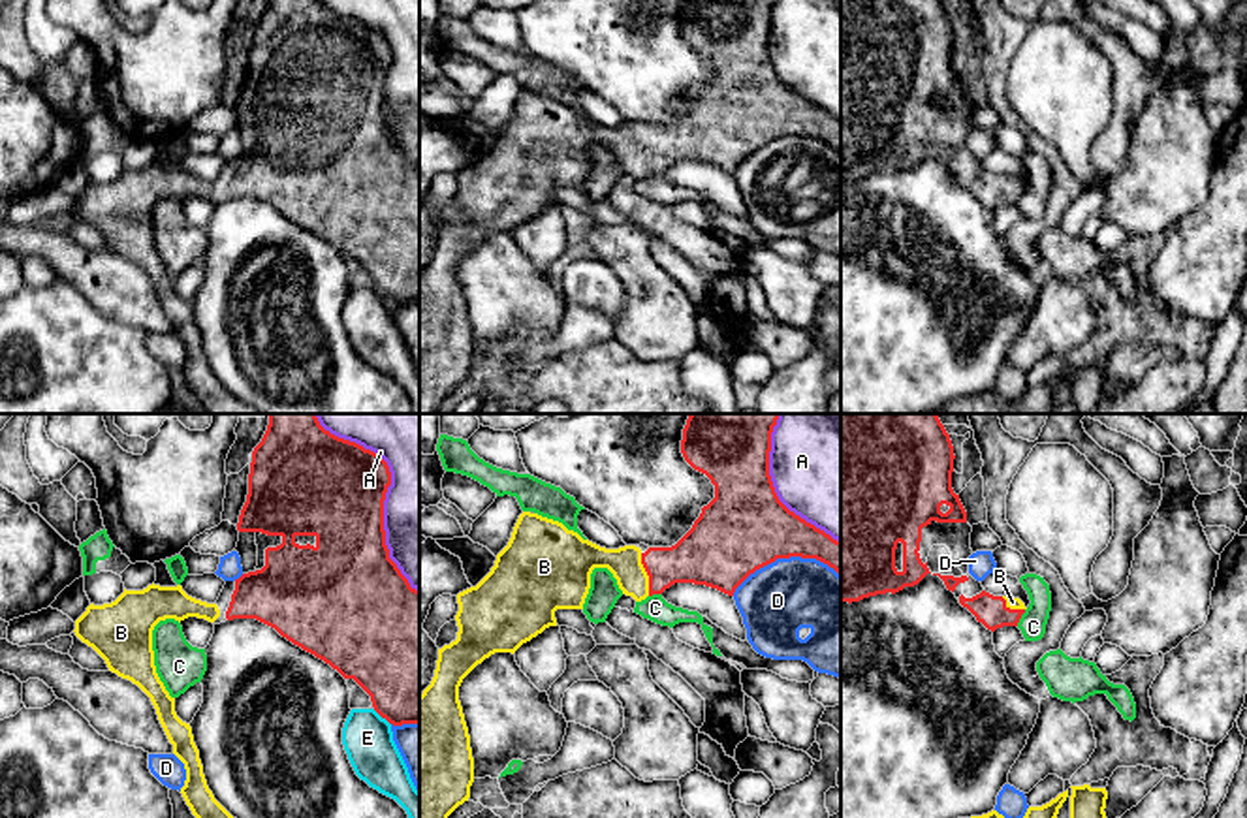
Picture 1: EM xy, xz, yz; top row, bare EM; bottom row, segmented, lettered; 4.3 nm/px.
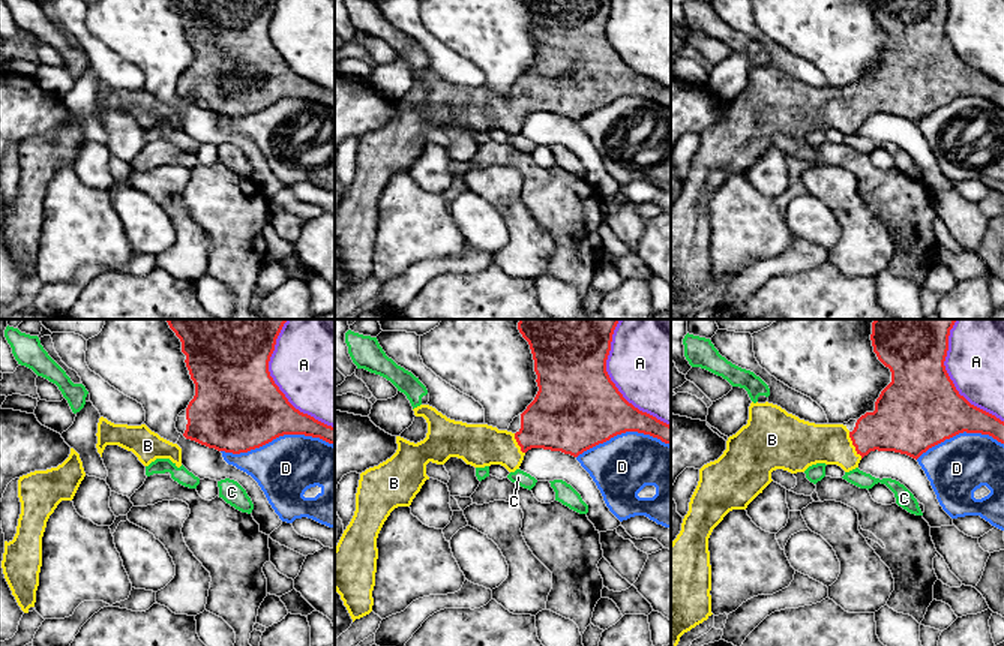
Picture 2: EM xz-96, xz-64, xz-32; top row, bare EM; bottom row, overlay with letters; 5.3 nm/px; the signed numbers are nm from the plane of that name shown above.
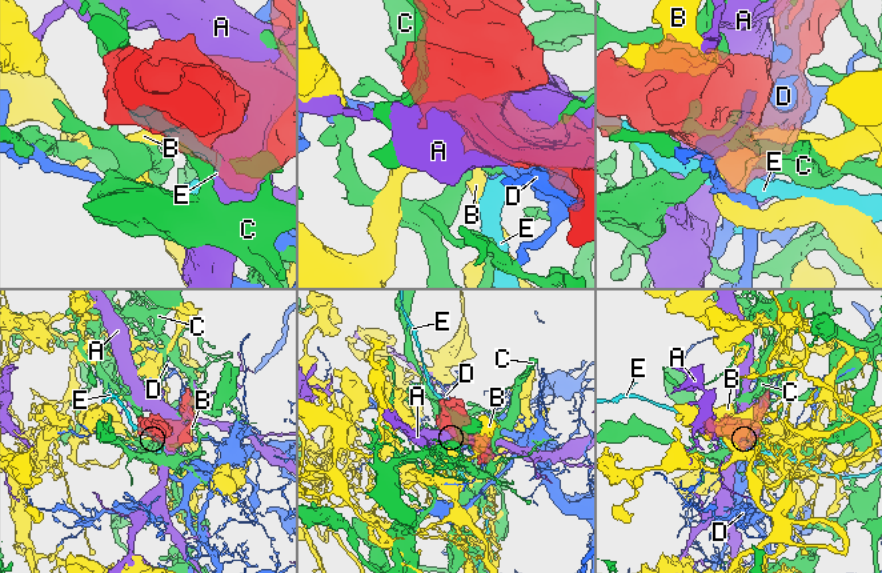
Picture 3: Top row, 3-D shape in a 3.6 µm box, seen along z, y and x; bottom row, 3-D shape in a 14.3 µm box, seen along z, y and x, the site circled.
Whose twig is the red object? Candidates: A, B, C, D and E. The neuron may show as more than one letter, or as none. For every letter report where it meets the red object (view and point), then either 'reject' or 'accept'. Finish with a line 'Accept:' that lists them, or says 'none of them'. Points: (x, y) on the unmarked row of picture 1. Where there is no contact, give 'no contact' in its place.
A: contact xy (384, 74); reject
B: contact xz (647, 153); accept
C: contact yz (1020, 196); reject
D: contact xz (785, 136); reject
E: contact xy (382, 296); reject
Accept: B

